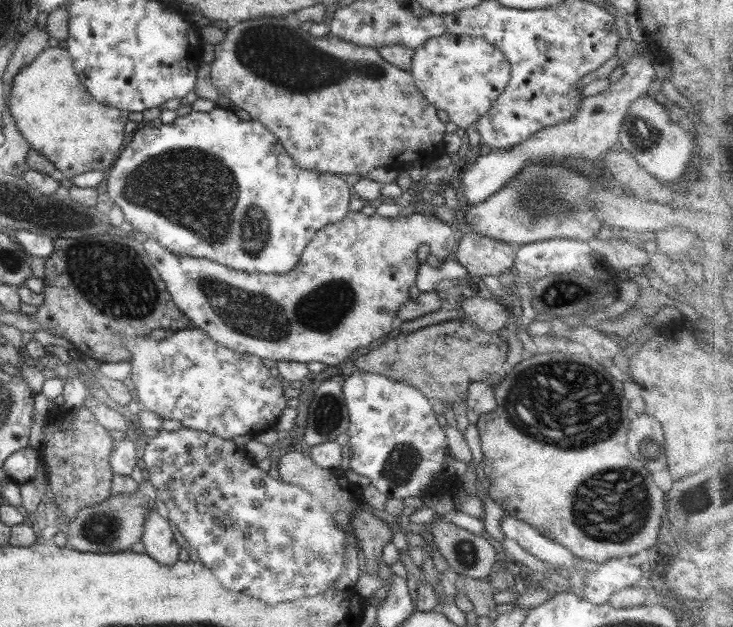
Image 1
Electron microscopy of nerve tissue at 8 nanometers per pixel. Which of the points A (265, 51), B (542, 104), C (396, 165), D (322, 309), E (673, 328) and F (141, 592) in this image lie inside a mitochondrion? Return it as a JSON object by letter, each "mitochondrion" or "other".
{"A":"mitochondrion","B":"other","C":"other","D":"mitochondrion","E":"other","F":"other"}

